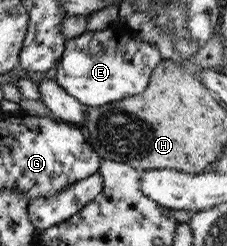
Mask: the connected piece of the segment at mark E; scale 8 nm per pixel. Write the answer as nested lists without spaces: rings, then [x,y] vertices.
[[[114,25],[103,30],[80,33],[64,44],[55,65],[55,81],[59,87],[75,97],[87,108],[101,107],[117,99],[137,95],[145,89],[149,73],[161,60],[157,47],[129,35],[123,26]]]

